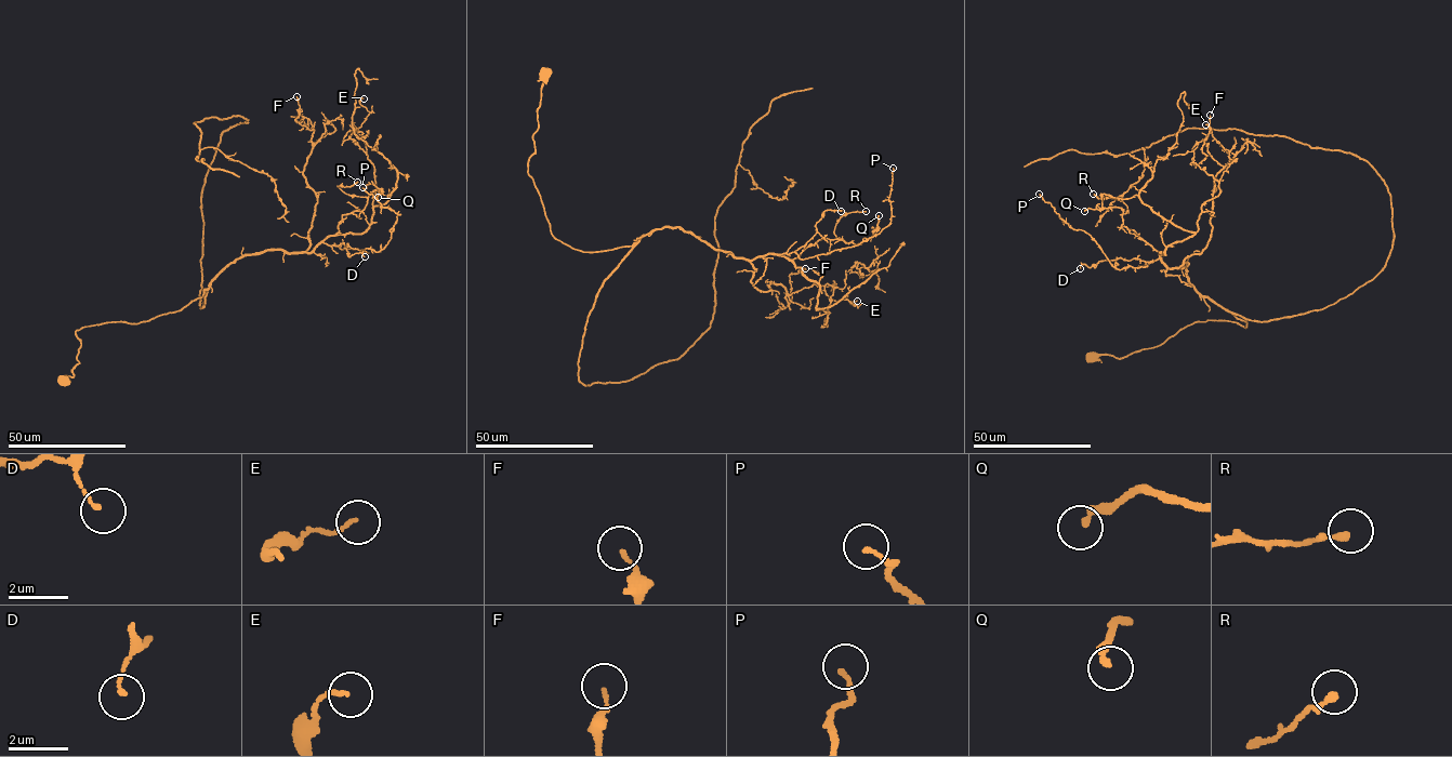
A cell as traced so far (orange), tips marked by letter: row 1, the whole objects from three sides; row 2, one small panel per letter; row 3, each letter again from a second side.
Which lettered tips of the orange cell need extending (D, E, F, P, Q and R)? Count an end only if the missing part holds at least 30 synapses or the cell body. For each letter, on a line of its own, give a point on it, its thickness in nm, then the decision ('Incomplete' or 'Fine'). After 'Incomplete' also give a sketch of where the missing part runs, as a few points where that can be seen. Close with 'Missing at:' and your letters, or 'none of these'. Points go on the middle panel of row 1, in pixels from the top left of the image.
D: Place: (841, 211). Thickness 130 nm. Fine
E: Place: (857, 301). Thickness 90 nm. Fine
F: Place: (805, 268). Thickness 120 nm. Fine
P: Place: (893, 168). Thickness 150 nm. Fine
Q: Place: (879, 215). Thickness 240 nm. Fine
R: Place: (866, 211). Thickness 240 nm. Fine
Missing at: none of these

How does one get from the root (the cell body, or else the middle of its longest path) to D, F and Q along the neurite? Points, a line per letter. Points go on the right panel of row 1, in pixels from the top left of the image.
D: (1093, 357), (1154, 347), (1196, 321), (1246, 322), (1195, 289), (1187, 262), (1118, 257), (1080, 268)
F: (1093, 357), (1196, 321), (1246, 328), (1177, 268), (1206, 247), (1233, 156), (1210, 115)
Q: (1093, 357), (1246, 322), (1119, 208), (1084, 211)

